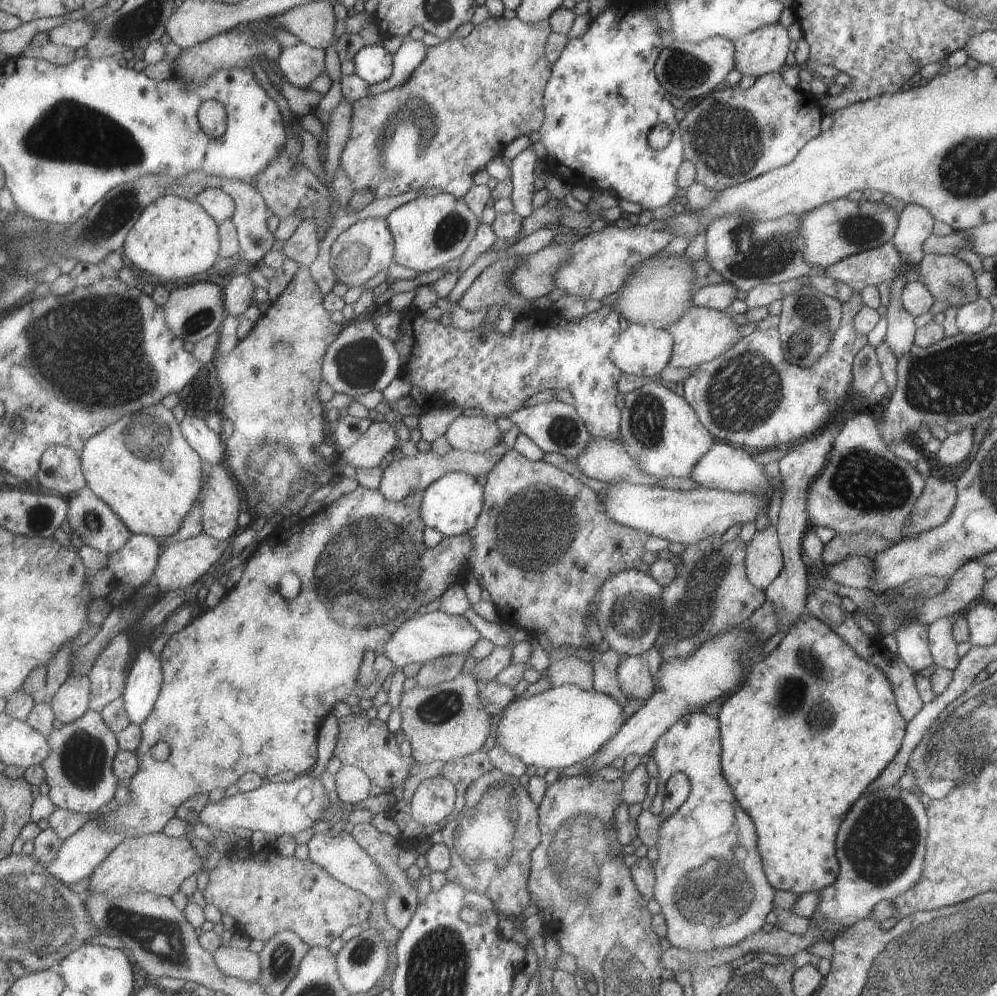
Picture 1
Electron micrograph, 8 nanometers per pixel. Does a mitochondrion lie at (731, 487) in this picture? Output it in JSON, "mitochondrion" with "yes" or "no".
{"mitochondrion":"no"}

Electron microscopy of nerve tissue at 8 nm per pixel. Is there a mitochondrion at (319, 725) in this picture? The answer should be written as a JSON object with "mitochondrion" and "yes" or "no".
{"mitochondrion":"no"}

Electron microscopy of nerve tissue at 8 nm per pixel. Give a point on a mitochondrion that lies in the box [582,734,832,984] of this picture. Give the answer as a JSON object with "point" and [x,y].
{"point":[717,888]}

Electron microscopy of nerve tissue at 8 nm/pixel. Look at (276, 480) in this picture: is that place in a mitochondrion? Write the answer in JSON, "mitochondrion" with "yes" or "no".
{"mitochondrion":"yes"}

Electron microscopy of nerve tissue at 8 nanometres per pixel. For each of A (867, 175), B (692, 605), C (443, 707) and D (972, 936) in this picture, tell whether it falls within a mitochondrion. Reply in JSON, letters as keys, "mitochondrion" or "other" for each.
{"A":"other","B":"mitochondrion","C":"mitochondrion","D":"mitochondrion"}

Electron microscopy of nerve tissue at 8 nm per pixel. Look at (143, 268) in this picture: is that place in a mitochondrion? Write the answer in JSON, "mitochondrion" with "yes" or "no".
{"mitochondrion":"no"}

